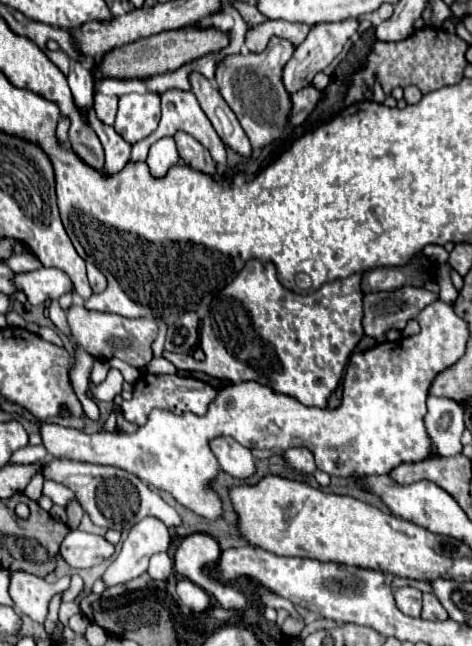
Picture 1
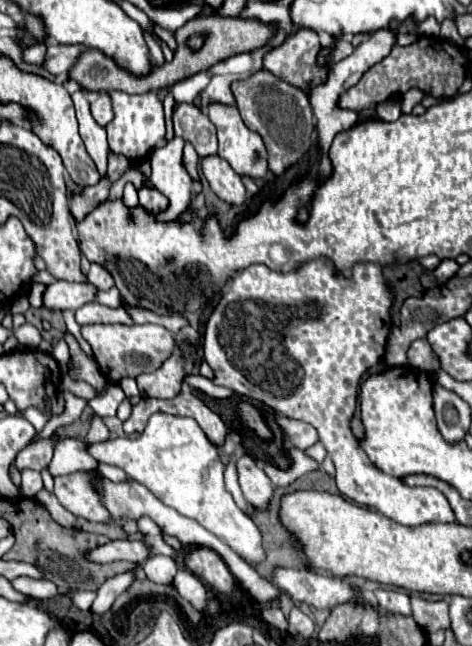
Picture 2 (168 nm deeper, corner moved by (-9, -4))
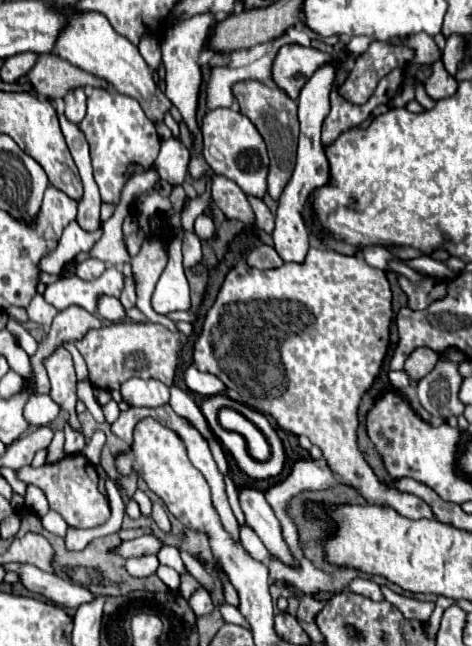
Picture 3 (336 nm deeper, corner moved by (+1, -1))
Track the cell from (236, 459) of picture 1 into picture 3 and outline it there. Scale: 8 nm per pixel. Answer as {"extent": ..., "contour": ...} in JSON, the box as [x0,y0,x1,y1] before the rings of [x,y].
{"extent":[238,486,296,566],"contour":[[[242,486],[240,492],[238,492],[238,498],[240,498],[242,512],[246,516],[246,522],[254,528],[254,532],[260,536],[260,540],[270,550],[270,554],[278,556],[284,564],[296,566],[296,560],[290,556],[288,546],[282,540],[280,522],[278,522],[278,518],[274,514],[272,506],[264,498],[264,492],[260,492],[256,488]]]}

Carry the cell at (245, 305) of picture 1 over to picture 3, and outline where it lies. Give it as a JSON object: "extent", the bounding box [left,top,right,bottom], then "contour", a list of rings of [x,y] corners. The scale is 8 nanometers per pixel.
{"extent":[194,236,434,518],"contour":[[[313,236],[310,243],[312,246],[302,264],[286,262],[280,268],[258,270],[240,262],[226,274],[194,344],[194,364],[198,370],[220,378],[226,388],[236,390],[246,406],[274,416],[280,428],[296,436],[308,436],[322,450],[330,470],[344,478],[368,502],[394,508],[406,518],[434,518],[432,508],[422,498],[382,482],[356,444],[360,398],[378,376],[388,350],[392,292],[386,272],[368,266],[360,250],[346,256],[327,250]]]}

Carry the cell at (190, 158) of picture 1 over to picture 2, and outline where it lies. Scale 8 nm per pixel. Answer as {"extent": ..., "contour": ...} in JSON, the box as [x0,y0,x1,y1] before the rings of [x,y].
{"extent":[202,155,248,205],"contour":[[[210,155],[202,161],[204,177],[210,183],[210,189],[226,203],[230,205],[244,205],[248,201],[246,187],[240,179],[240,175],[234,173],[234,169],[228,165],[228,161],[222,161],[216,155]]]}

